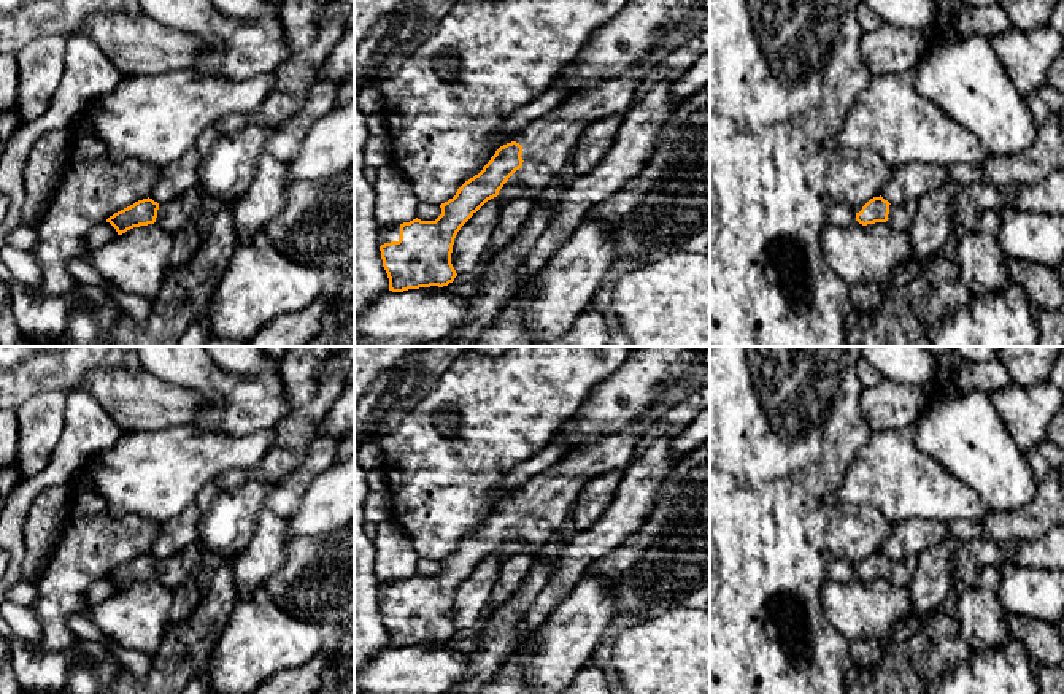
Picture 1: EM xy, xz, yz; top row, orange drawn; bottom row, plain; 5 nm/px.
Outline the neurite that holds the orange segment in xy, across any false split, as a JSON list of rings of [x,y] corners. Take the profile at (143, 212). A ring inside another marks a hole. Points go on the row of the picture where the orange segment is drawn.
[[[189,189],[165,203],[143,199],[114,213],[106,219],[118,235],[140,226],[157,224],[160,229],[175,233],[184,226],[195,224],[205,210],[206,195],[202,189]]]

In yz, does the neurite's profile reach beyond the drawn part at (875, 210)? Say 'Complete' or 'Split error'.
Split error

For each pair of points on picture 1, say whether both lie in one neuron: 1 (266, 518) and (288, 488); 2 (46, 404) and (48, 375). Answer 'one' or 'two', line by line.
1: two
2: two

